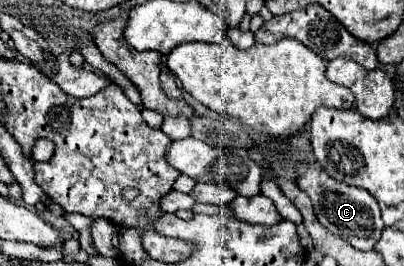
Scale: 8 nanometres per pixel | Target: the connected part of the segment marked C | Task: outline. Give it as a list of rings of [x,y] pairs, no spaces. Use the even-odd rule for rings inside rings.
[[[300,163],[298,165],[298,187],[312,199],[314,211],[320,219],[320,223],[332,231],[334,235],[340,235],[356,249],[372,249],[376,241],[380,239],[380,233],[384,229],[378,201],[368,195],[368,191],[352,187],[348,183],[336,181],[330,175],[326,175],[324,169],[312,163]]]

